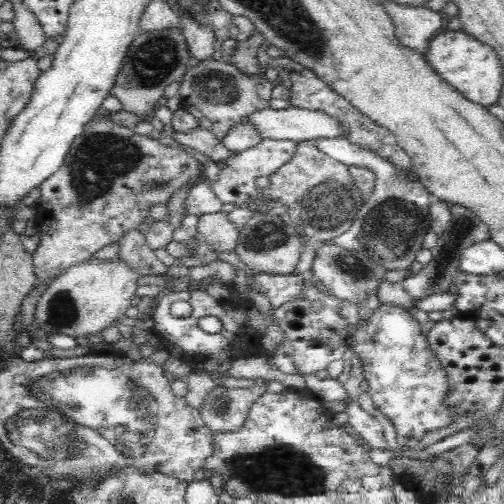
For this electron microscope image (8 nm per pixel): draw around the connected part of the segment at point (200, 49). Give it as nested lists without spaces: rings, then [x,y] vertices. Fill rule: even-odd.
[[[179,11],[178,14],[191,57],[202,61],[212,59],[212,53],[218,47],[215,34],[207,26],[193,22],[188,15]]]

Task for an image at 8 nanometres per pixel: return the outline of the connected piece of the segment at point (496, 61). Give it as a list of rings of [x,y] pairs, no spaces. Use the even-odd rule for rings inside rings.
[[[462,30],[436,33],[423,52],[426,64],[466,100],[492,106],[499,102],[502,86],[501,60],[492,47]]]

